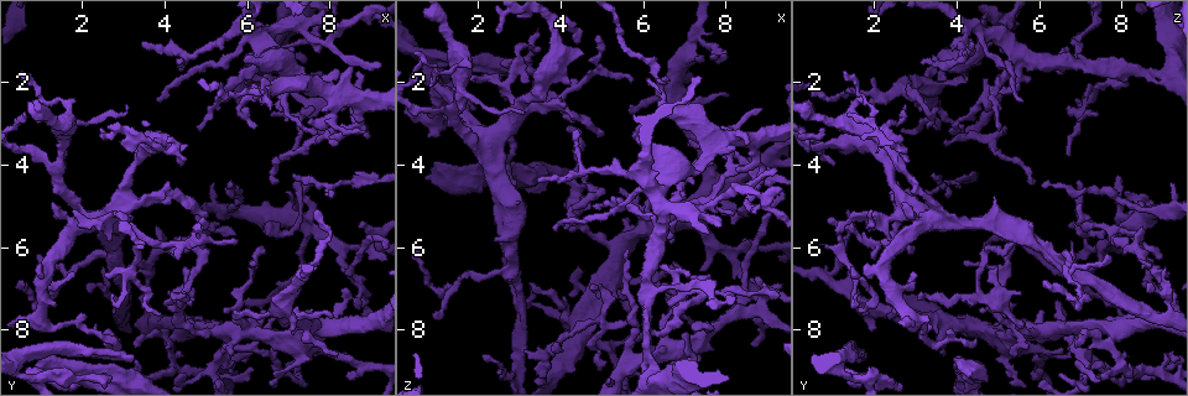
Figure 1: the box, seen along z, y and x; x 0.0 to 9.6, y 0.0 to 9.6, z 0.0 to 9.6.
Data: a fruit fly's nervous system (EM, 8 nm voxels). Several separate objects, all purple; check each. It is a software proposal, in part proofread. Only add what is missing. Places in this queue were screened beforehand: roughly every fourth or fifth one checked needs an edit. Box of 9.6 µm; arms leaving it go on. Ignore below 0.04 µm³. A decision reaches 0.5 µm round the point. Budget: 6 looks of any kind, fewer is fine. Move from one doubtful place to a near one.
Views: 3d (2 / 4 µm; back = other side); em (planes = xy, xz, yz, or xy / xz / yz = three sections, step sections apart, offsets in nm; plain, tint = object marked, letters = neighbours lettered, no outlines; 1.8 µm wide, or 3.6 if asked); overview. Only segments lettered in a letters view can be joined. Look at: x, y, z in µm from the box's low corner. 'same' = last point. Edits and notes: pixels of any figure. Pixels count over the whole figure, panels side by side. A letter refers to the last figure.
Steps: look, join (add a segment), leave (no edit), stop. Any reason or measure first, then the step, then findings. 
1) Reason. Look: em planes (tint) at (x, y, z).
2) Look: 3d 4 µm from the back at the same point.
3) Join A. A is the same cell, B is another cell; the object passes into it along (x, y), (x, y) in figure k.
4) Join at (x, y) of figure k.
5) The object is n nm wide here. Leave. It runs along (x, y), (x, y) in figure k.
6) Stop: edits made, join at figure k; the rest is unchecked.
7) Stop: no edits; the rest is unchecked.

Tapers out. Look: em xy step 4 (letters) at (1.75, 5.15, 2.00).

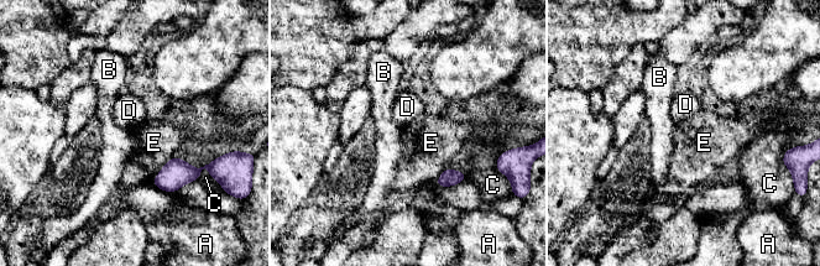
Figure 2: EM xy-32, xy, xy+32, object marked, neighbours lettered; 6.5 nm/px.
Leave. A, B, C, D and E are other cells; a border runs along (176, 154), (151, 181) in figure 2; none of them fits.

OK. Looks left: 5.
Look: 3d 2 µm at (4.55, 3.50, 1.35).

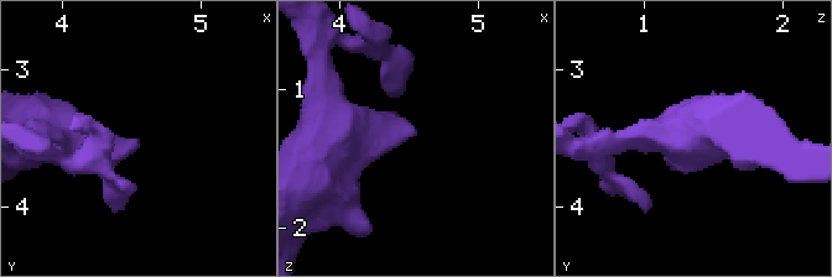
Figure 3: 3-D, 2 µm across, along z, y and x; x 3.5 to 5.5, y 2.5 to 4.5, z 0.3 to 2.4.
Now the EM. Look: em planes (letters) at (4.54, 3.52, 1.34).

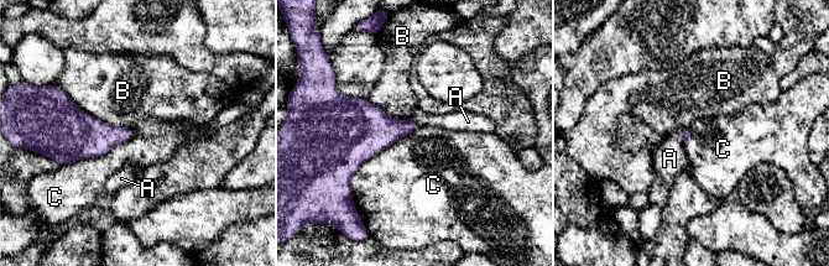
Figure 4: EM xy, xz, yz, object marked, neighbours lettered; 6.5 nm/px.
Join A. A is the same cell, B and C are other cells; the object passes into it along (686, 135), (682, 136), (670, 158) in figure 4; the cell continues.

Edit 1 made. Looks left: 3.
See it whole again. Look: overview.

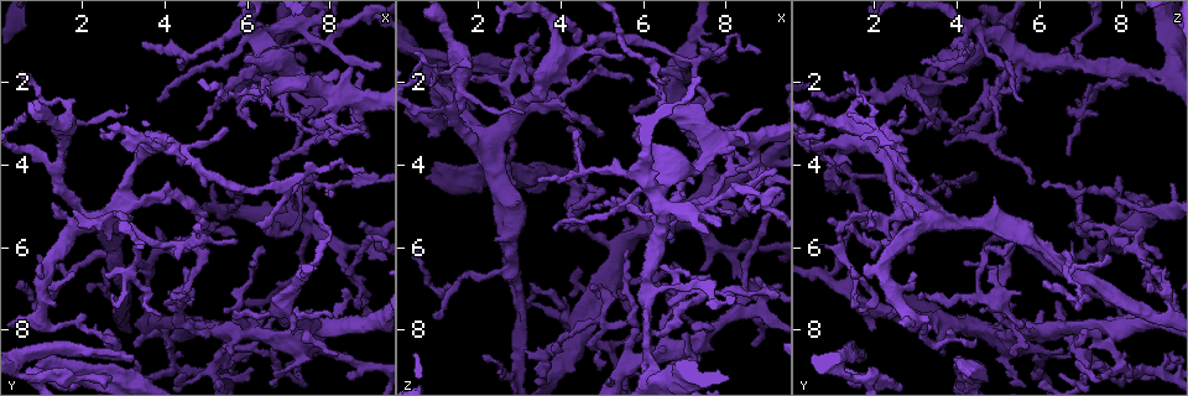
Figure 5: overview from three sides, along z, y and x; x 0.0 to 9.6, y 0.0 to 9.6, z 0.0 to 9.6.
Look: em xy step 16 (plain) at (8.90, 4.15, 1.25).

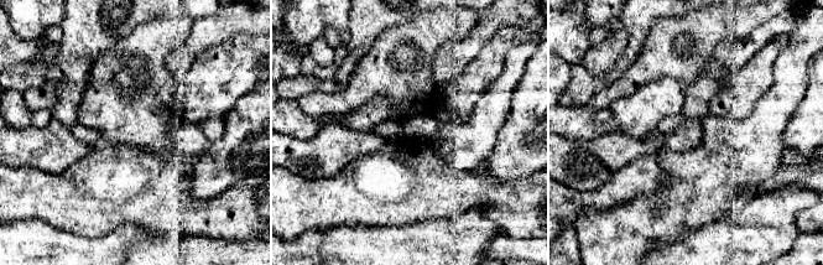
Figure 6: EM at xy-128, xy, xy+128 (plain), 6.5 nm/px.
What lies round it. Look: em xy step 16 (letters) at the same point.

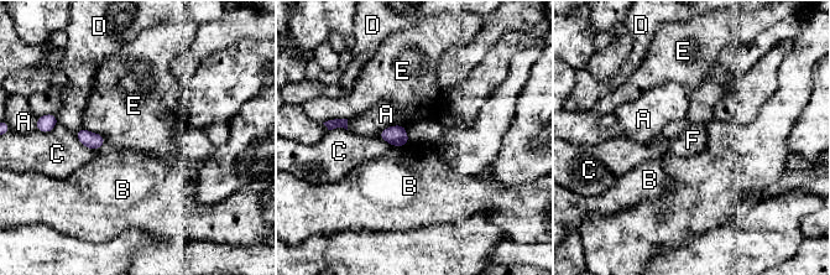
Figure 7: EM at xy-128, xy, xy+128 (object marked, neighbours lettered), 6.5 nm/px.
Leave. A, B, C, D, E and F are other cells; a border runs along (408, 141), (401, 146), (391, 146) in figure 7; no lettered segment goes on from it.

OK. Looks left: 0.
Stop: edits made, join at figure 4; the rest is unchecked.

